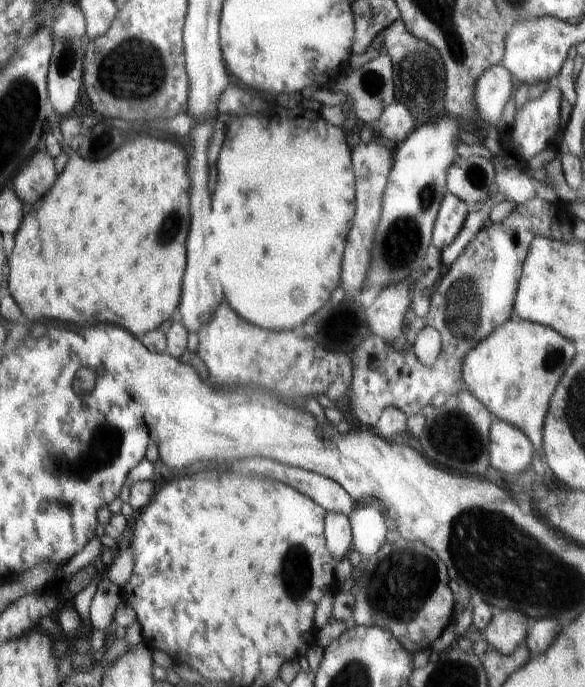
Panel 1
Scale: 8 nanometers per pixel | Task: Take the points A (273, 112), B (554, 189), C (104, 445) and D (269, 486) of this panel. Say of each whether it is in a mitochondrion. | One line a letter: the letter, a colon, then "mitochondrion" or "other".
A: other
B: other
C: mitochondrion
D: other

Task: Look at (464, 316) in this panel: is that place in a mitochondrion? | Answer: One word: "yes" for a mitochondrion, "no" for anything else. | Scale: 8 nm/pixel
yes

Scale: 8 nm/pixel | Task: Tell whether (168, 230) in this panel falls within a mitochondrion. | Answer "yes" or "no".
yes

